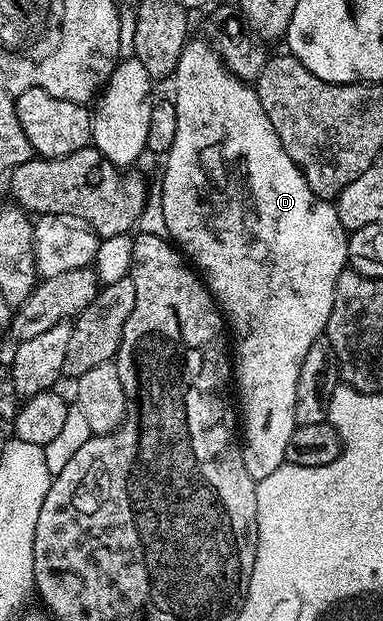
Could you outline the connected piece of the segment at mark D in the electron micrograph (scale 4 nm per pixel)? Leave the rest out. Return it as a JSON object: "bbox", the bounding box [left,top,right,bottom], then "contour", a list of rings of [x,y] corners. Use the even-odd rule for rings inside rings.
{"bbox":[159,40,348,483],"contour":[[[188,40],[181,51],[181,59],[173,74],[175,81],[175,110],[177,111],[177,136],[173,138],[173,147],[165,154],[167,161],[163,165],[163,190],[159,193],[159,209],[163,212],[163,225],[166,236],[177,246],[180,253],[201,274],[208,291],[215,298],[219,312],[225,318],[230,340],[233,342],[233,385],[237,390],[237,405],[241,410],[241,437],[245,471],[256,483],[263,481],[273,471],[277,471],[287,461],[286,449],[291,445],[291,436],[296,429],[295,404],[297,403],[297,379],[301,375],[301,363],[309,355],[309,347],[319,337],[324,336],[329,315],[333,311],[333,295],[337,279],[348,268],[347,240],[348,230],[343,228],[334,204],[323,200],[309,189],[305,175],[295,165],[293,159],[282,149],[281,139],[273,129],[268,115],[261,107],[256,90],[248,82],[235,77],[225,67],[212,42]]]}

